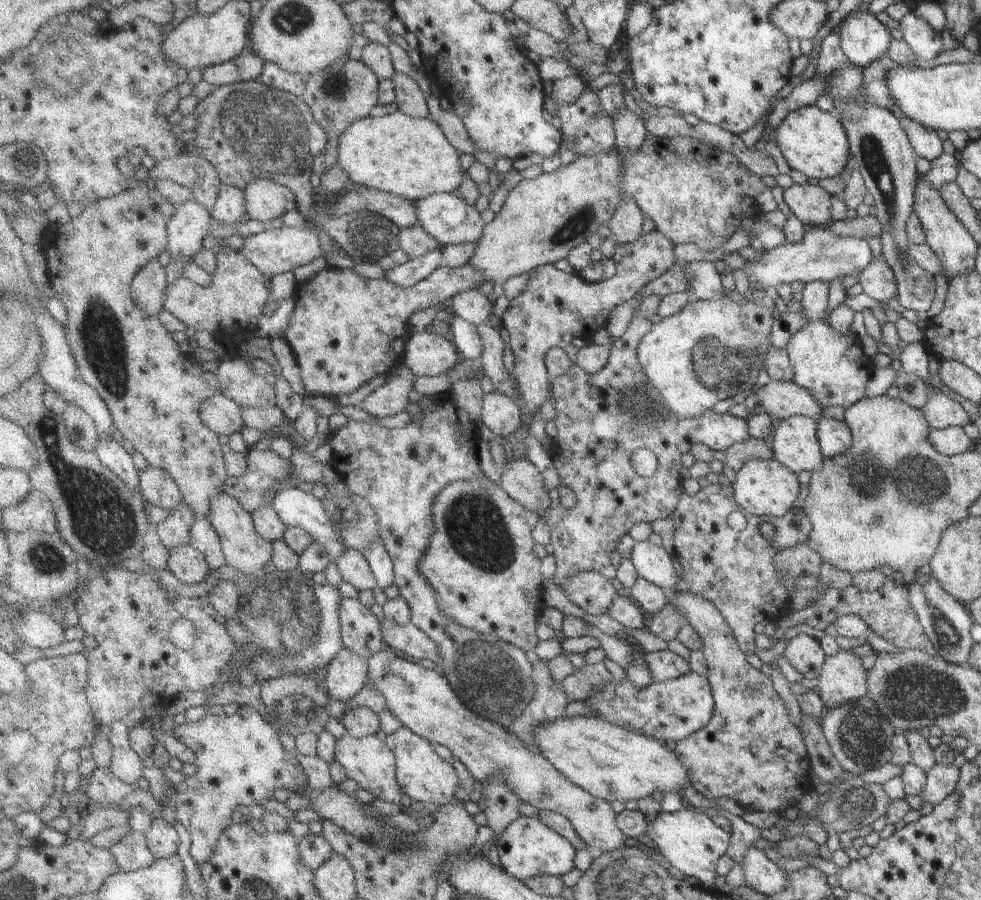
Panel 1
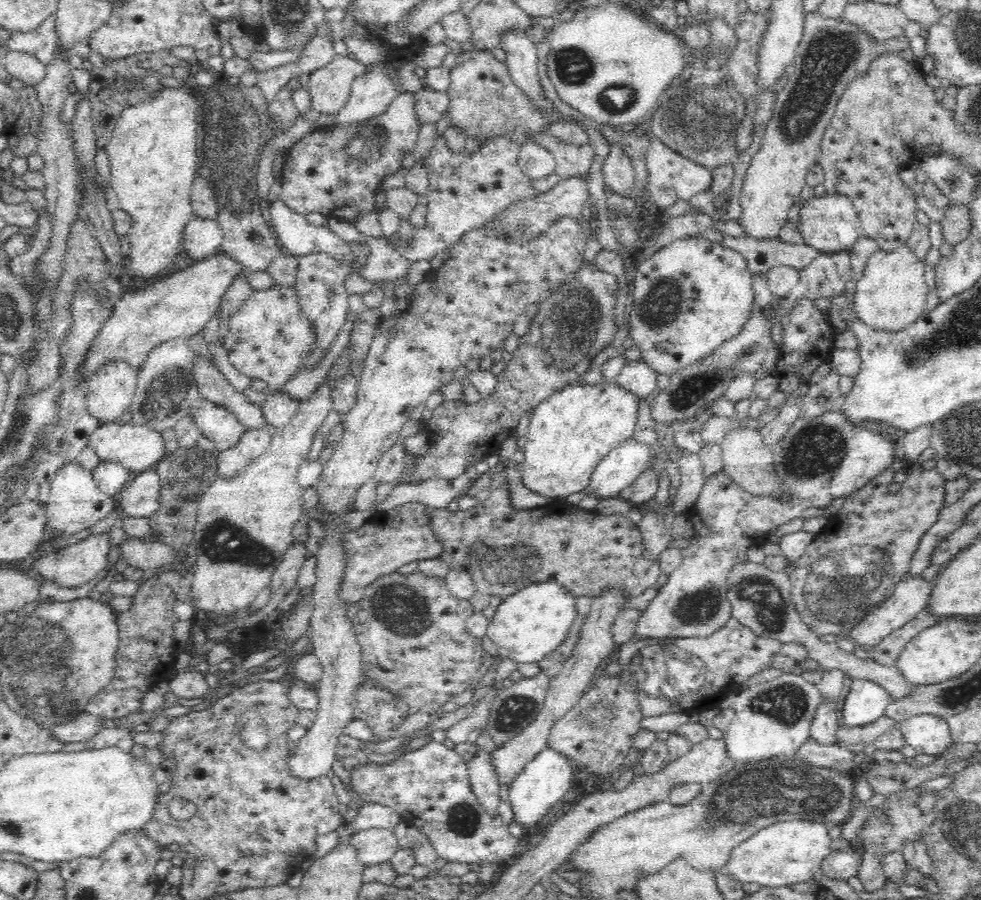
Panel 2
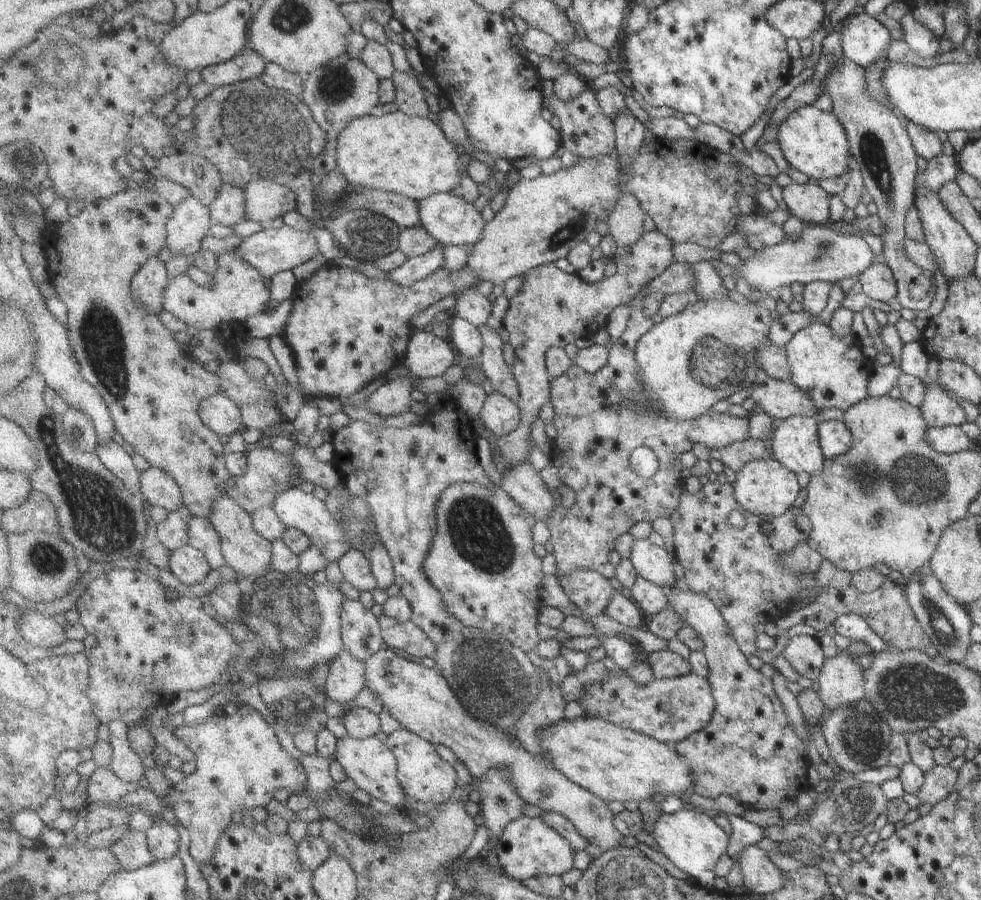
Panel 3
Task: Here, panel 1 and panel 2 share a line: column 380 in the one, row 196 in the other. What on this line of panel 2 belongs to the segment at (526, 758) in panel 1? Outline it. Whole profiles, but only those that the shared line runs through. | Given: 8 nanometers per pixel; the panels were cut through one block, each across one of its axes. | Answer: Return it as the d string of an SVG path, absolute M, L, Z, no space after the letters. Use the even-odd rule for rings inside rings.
M653 133L648 136L648 139L650 144L645 157L650 174L647 184L648 191L652 193L651 200L656 206L662 209L678 200L688 201L689 198L694 198L695 195L711 187L711 169L682 156Z

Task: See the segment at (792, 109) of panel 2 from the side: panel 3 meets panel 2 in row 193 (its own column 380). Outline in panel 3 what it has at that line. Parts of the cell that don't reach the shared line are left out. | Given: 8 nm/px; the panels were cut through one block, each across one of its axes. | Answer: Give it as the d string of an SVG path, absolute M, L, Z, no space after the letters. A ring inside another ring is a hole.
M349 735L339 742L336 759L344 766L348 777L356 783L358 788L372 795L374 799L392 805L392 807L395 807L395 811L404 810L406 800L412 800L409 799L410 797L400 781L399 759L395 756L395 752L380 738L376 737L359 740Z

